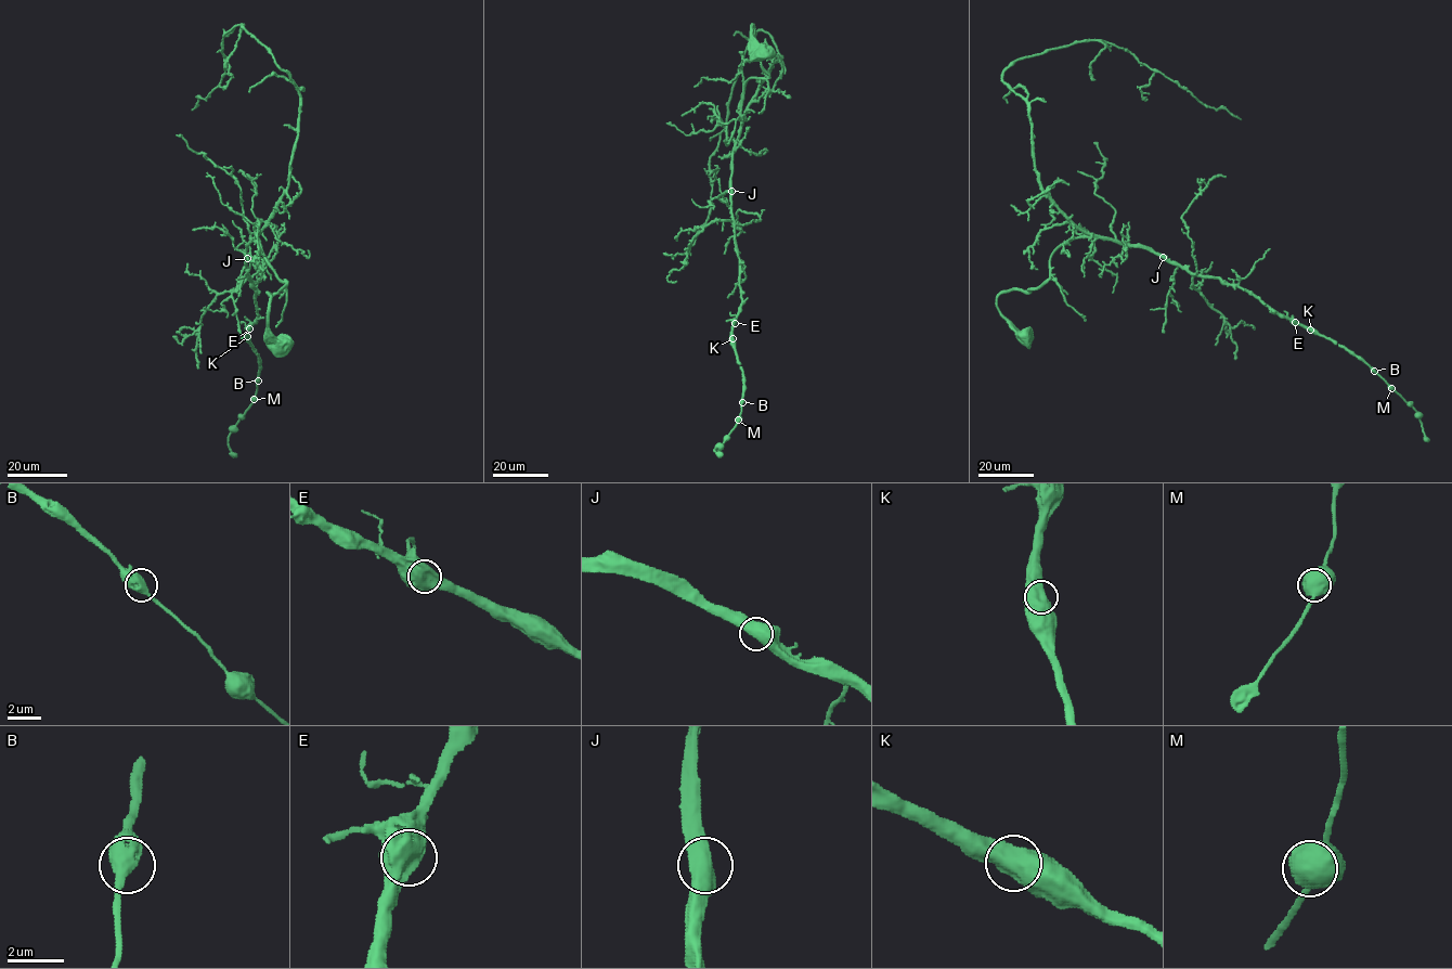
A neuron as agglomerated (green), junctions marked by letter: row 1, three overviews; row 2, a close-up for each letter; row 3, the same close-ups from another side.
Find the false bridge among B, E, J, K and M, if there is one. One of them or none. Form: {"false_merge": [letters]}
{"false_merge": []}

